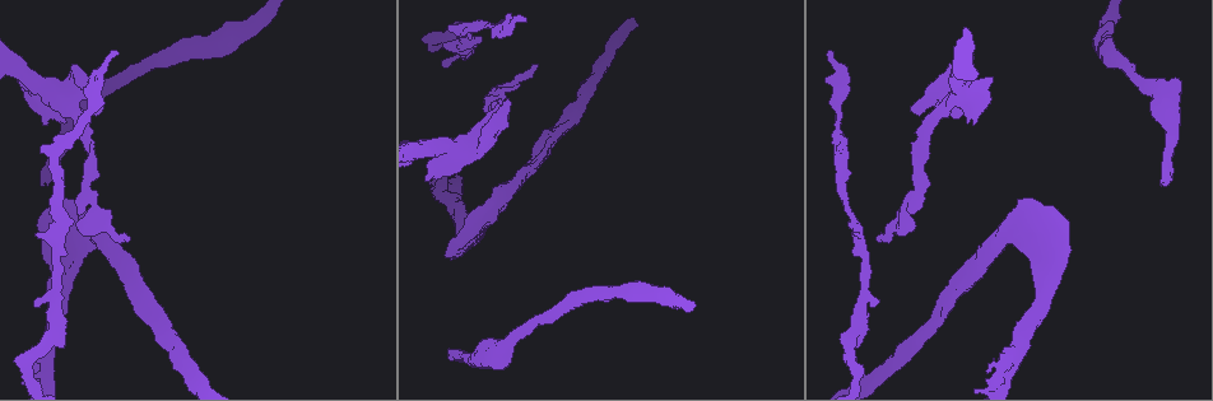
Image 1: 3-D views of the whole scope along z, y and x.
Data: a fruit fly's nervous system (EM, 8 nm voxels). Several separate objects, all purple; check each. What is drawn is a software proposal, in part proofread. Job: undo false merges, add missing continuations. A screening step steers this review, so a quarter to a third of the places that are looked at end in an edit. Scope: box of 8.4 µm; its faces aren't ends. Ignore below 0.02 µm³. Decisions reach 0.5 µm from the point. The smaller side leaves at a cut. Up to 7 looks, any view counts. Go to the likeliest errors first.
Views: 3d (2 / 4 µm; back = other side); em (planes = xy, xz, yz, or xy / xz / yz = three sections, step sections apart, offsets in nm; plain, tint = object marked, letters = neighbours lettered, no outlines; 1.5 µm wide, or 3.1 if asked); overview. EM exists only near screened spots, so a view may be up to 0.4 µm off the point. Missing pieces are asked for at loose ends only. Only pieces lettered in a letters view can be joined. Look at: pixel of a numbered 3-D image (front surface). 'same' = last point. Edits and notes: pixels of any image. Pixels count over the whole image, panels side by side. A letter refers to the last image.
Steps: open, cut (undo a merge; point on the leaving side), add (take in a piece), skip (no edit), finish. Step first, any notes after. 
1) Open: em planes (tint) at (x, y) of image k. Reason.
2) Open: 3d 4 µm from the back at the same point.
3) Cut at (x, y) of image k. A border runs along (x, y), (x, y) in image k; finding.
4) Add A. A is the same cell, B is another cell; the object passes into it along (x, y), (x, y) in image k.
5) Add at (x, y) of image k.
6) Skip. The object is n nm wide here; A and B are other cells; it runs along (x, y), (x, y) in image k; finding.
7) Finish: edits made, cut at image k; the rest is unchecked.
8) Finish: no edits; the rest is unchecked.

Open: em planes (letters) at (977, 117) of image 1. An open end.

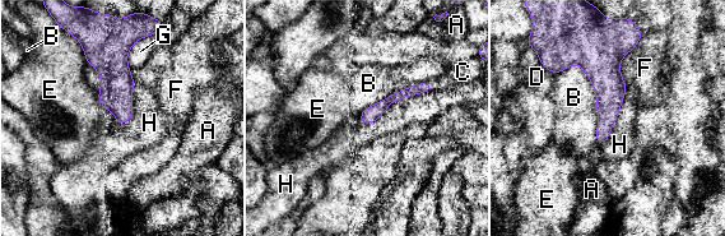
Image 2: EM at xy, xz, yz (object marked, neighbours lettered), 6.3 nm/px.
Skip. A, B, C, D, E, F, G and H are other cells; a border runs along (433, 89), (361, 123) in image 2; no lettered piece goes on from it.

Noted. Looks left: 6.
Open: 3d 4 µm at (470, 215) of image 1. Free end.

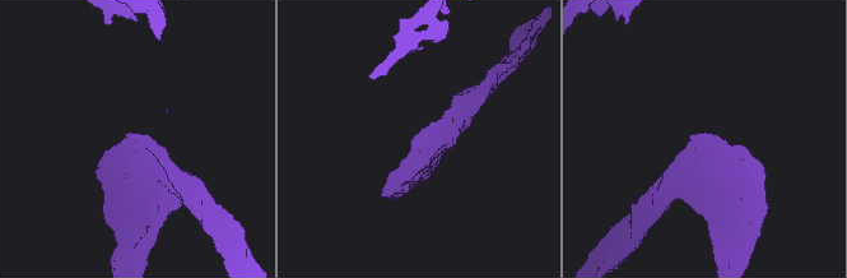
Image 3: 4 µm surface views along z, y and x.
Open: em planes (letters) at (702, 133) of image 3.

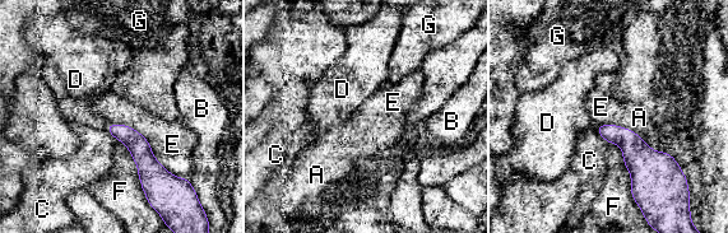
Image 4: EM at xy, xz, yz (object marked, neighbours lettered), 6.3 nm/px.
Skip. A, B, C, D, E, F and G are other cells; a border runs along (121, 122), (189, 178) in image 4; none of them fits.

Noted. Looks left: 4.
Open: em planes (plain) at (58, 205) of image 1. Narrows sharply.

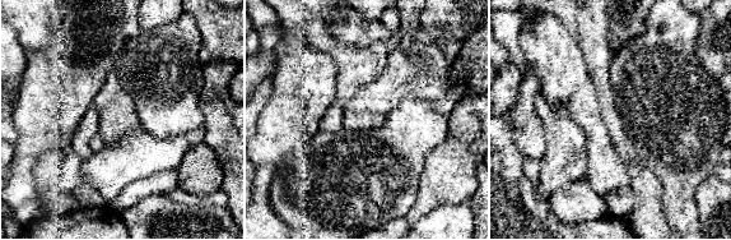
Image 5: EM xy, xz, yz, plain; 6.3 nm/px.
Open: em planes (tint) at the same point.

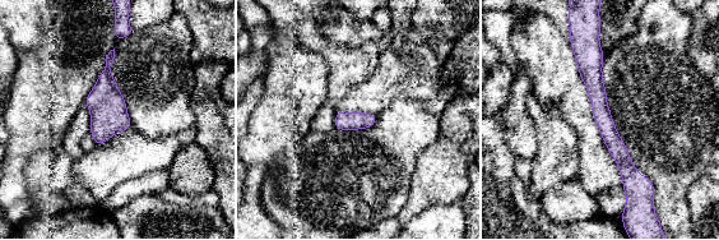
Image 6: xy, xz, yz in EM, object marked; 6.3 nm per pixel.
Open: em planes (letters) at the same point. What lies round it.

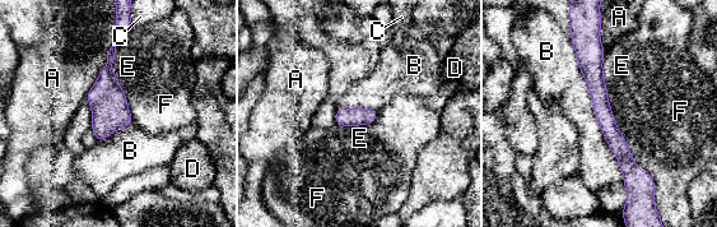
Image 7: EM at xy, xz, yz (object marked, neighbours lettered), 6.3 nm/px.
Skip. A, B, C, D, E and F are other cells; it runs along (590, 38), (601, 109), (631, 185) in image 7; one neuron here.

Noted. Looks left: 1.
Finish: no edits; the rest is unchecked.

